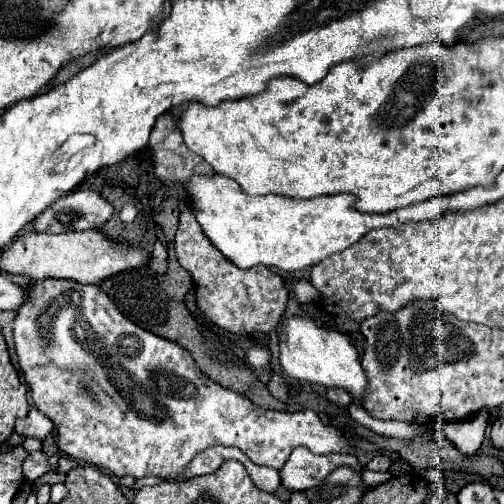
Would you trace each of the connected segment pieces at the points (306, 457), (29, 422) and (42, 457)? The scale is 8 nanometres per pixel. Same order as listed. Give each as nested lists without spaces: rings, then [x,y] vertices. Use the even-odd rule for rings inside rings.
[[[300,446],[292,450],[288,462],[280,470],[280,480],[282,486],[288,488],[290,492],[294,490],[302,492],[322,484],[328,478],[328,474],[340,466],[348,466],[354,472],[362,472],[362,464],[356,460],[356,456],[344,456],[344,454],[320,456]]]
[[[32,408],[24,420],[16,420],[16,434],[22,438],[44,440],[52,432],[52,428],[54,428],[52,420],[36,408]]]
[[[38,450],[38,452],[32,452],[28,454],[28,458],[24,460],[24,466],[22,466],[22,474],[24,474],[24,480],[28,484],[32,484],[38,476],[46,474],[48,472],[48,456]]]

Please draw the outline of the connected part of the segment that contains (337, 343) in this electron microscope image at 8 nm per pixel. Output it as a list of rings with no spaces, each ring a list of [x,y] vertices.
[[[294,316],[284,322],[284,328],[280,330],[280,364],[282,370],[296,380],[304,380],[326,390],[342,388],[354,398],[354,402],[364,402],[368,390],[368,376],[360,366],[356,348],[348,342],[344,334],[326,328],[316,328],[310,318]]]

